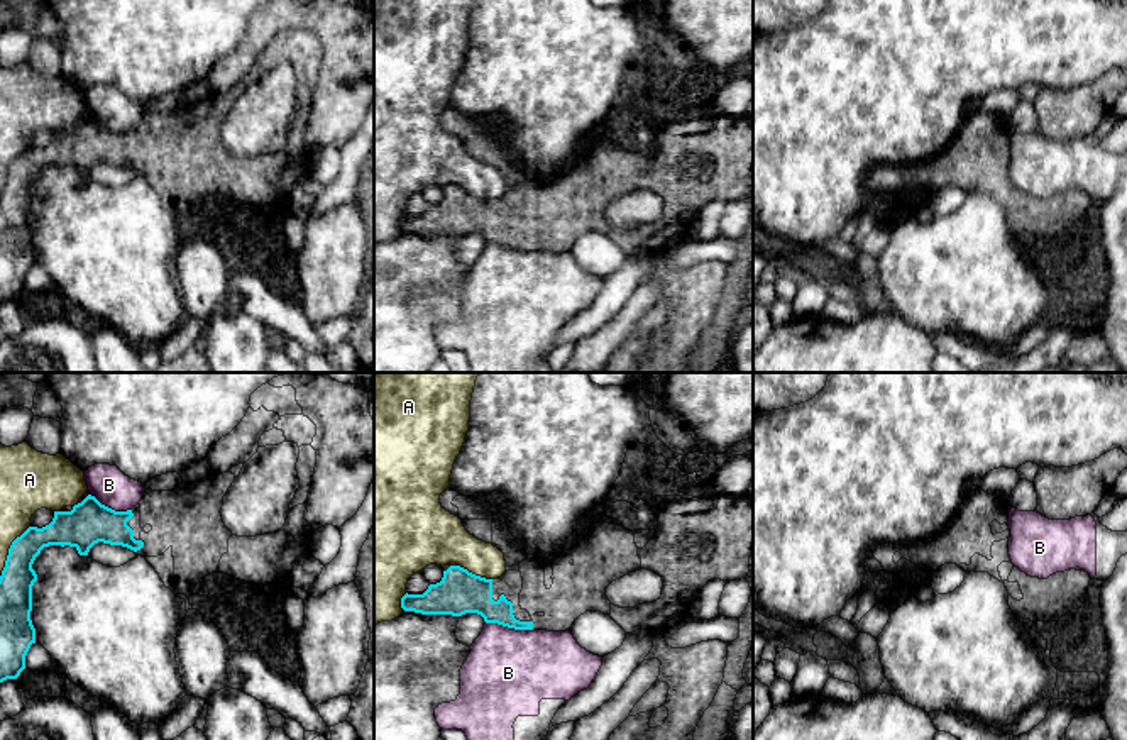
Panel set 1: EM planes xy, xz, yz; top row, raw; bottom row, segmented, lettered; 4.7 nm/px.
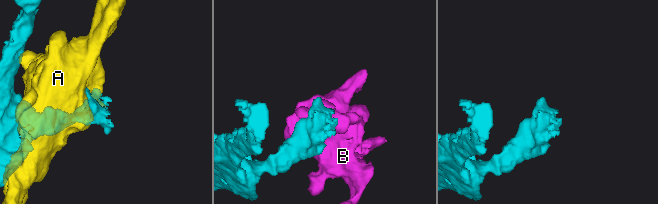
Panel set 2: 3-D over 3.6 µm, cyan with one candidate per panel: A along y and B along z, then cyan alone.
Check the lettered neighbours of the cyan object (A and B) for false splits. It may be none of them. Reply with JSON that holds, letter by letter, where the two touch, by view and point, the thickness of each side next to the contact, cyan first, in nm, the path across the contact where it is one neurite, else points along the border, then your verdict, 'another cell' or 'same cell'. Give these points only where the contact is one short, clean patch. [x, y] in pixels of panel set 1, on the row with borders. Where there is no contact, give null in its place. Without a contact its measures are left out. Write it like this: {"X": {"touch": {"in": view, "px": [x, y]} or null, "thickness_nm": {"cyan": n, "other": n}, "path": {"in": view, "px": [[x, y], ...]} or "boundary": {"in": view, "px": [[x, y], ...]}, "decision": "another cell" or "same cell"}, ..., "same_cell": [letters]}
{"A": {"touch": {"in": "xz", "px": [471, 573]}, "thickness_nm": {"cyan": 200, "other": 280}, "decision": "another cell"}, "B": {"touch": {"in": "xz", "px": [510, 627]}, "thickness_nm": {"cyan": 190, "other": 400}, "decision": "another cell"}, "same_cell": []}

